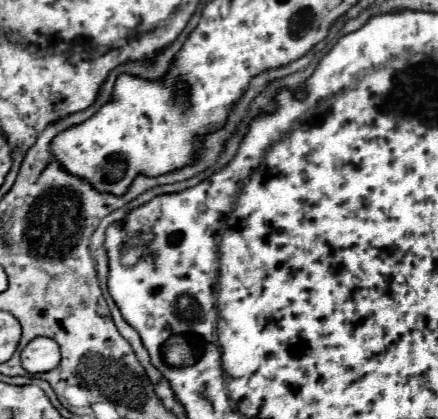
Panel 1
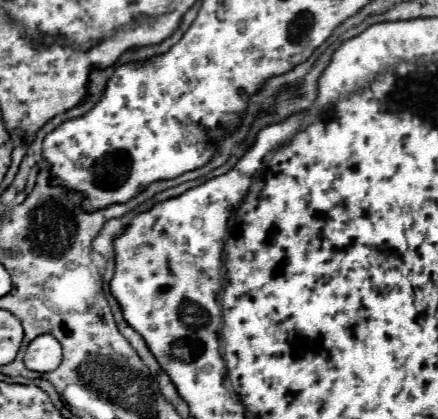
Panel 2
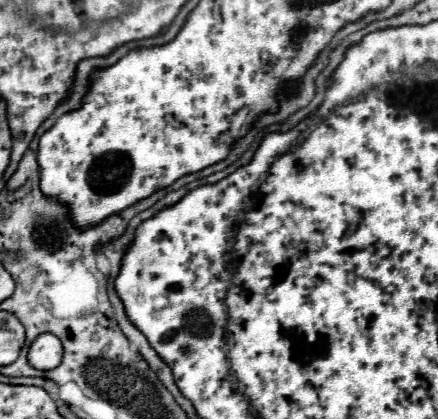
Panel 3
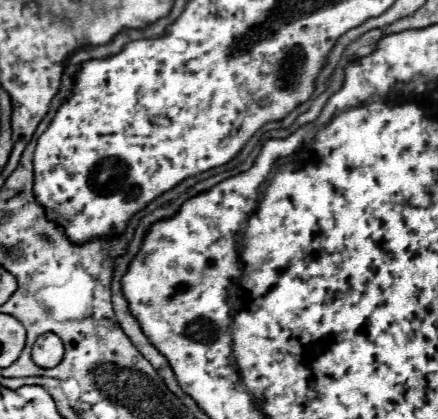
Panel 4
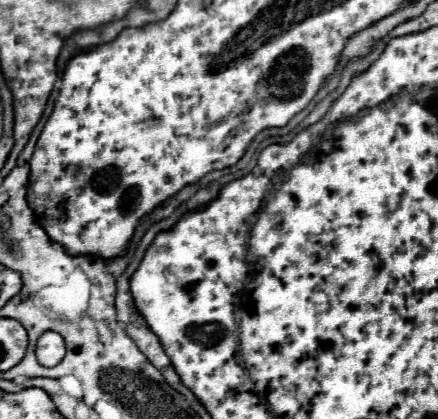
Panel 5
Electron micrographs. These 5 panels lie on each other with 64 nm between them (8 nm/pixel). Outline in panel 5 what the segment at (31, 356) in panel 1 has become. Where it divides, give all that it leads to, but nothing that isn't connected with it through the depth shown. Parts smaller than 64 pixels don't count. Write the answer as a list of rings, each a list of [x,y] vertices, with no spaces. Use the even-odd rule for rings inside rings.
[[[44,332],[36,344],[36,356],[42,366],[56,366],[66,354],[64,338],[58,332]]]

